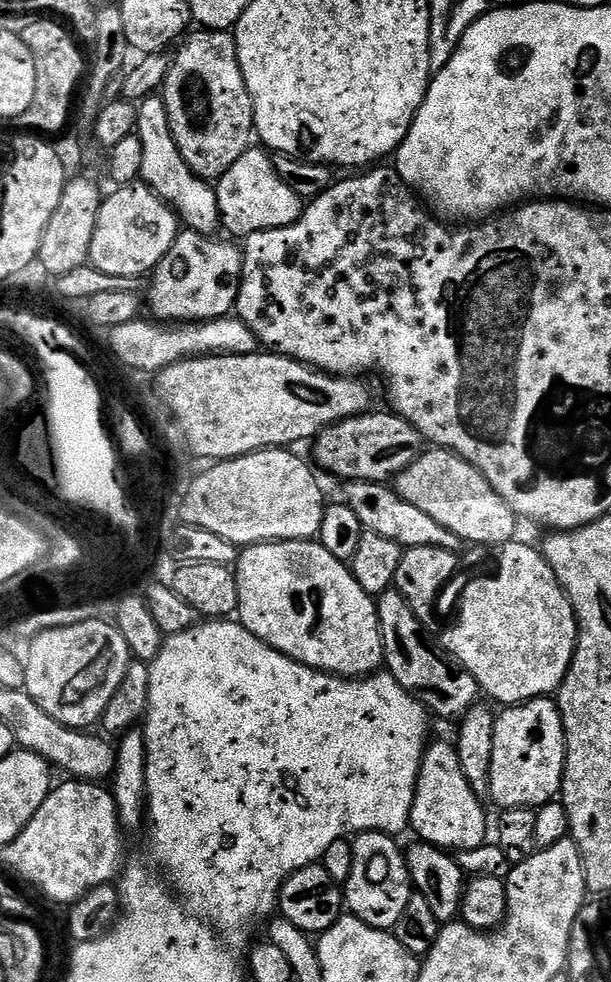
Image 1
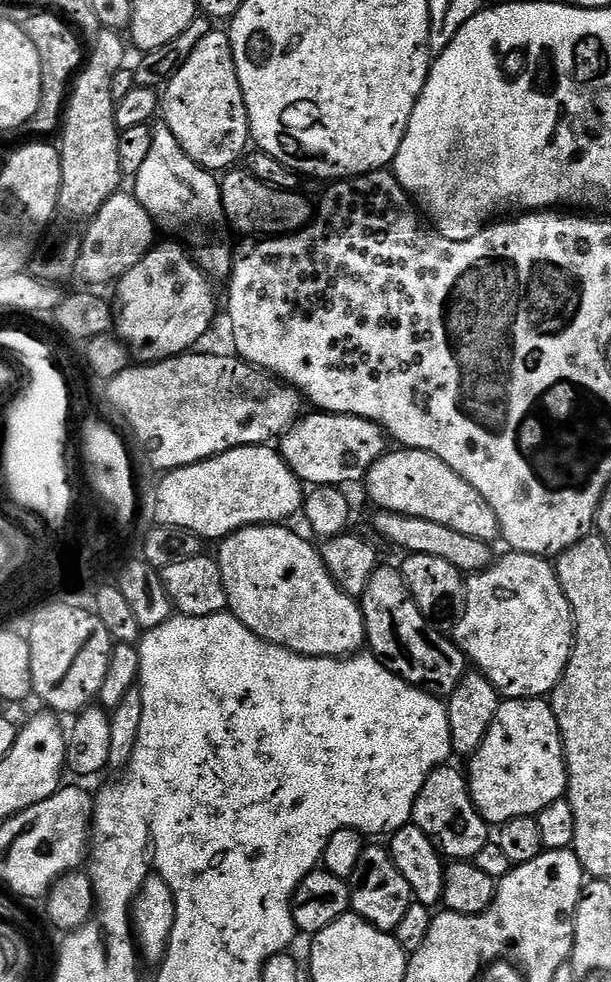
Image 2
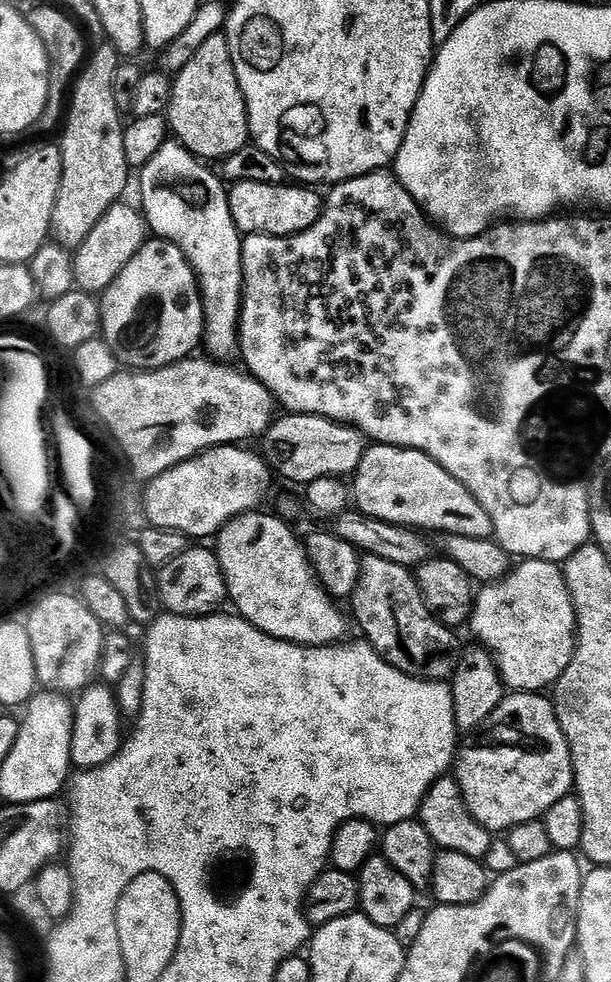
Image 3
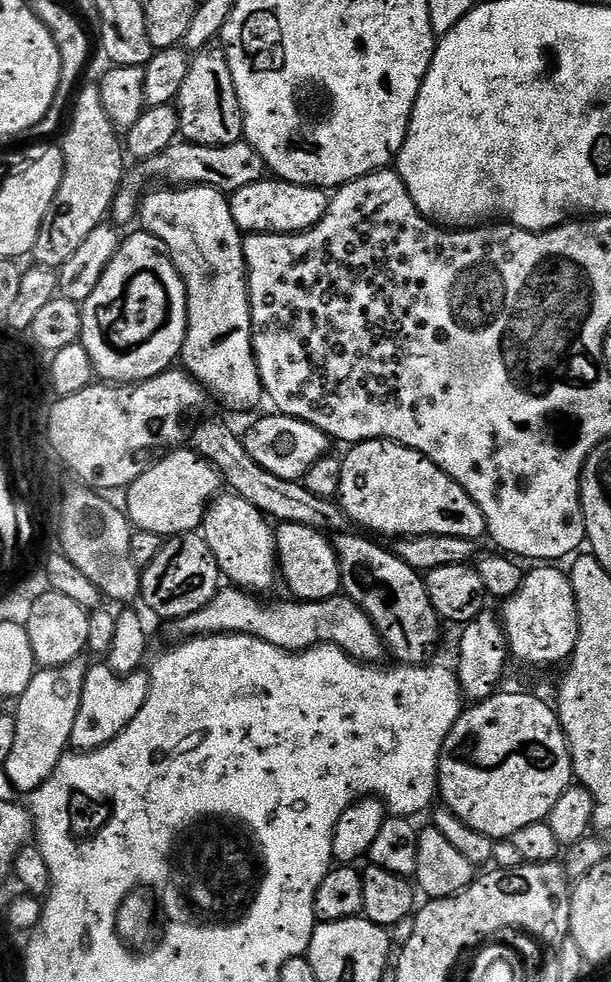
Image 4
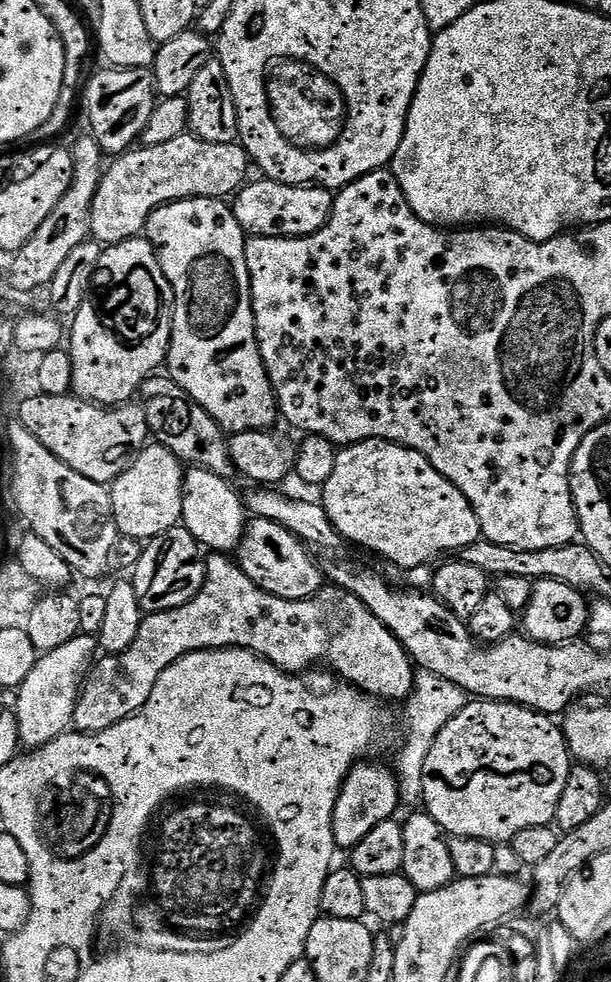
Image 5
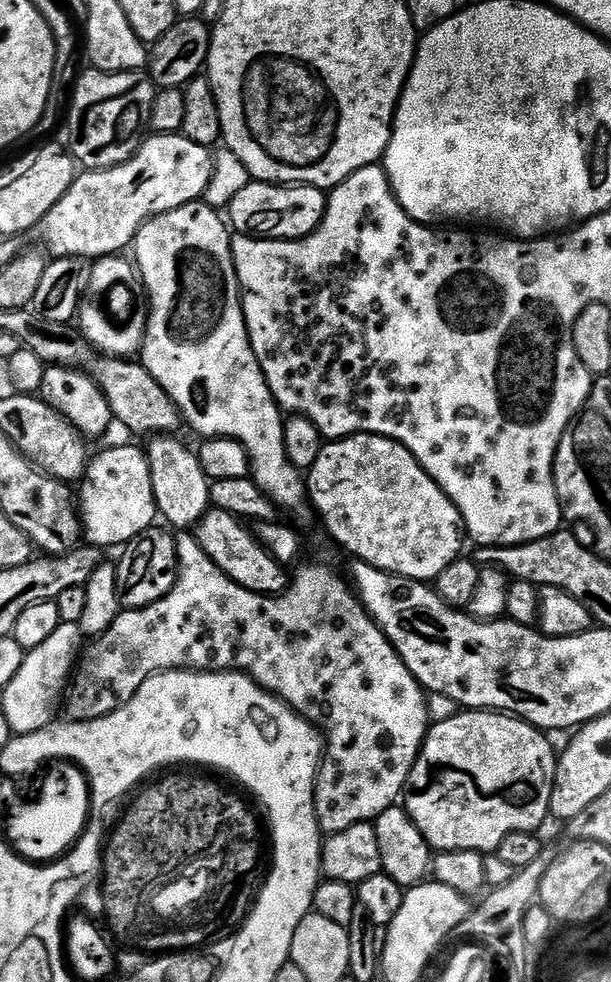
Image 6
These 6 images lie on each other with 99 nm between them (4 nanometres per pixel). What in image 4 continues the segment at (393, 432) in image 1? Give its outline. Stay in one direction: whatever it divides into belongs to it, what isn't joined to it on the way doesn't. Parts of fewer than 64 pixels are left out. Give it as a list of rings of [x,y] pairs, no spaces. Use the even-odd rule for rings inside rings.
[[[271,415],[254,421],[249,426],[248,433],[243,433],[242,439],[246,446],[246,454],[250,454],[250,458],[254,458],[254,462],[258,462],[258,466],[262,466],[262,470],[270,470],[270,474],[278,474],[278,478],[297,482],[303,481],[304,475],[310,470],[310,466],[314,466],[314,462],[318,462],[322,457],[329,455],[330,438],[322,430],[318,430],[318,426],[310,426],[310,422],[302,422],[293,416]]]

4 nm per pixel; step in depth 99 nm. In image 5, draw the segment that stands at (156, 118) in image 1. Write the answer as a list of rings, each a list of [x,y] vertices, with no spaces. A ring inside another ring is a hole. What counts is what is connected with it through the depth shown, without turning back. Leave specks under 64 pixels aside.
[[[197,196],[164,204],[148,215],[146,238],[158,250],[156,257],[174,294],[174,318],[166,361],[173,382],[184,391],[181,393],[187,399],[202,406],[210,418],[217,420],[225,433],[271,429],[275,425],[272,423],[278,420],[278,405],[268,371],[264,368],[260,344],[256,341],[252,283],[244,253],[246,233],[236,221],[231,207],[223,199]]]

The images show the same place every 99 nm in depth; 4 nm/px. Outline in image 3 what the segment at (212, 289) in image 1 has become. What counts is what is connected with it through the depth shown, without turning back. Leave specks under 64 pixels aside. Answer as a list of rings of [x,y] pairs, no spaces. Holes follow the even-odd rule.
[[[145,239],[122,274],[99,297],[100,336],[128,370],[151,370],[193,355],[204,338],[204,303],[188,260],[169,240]]]

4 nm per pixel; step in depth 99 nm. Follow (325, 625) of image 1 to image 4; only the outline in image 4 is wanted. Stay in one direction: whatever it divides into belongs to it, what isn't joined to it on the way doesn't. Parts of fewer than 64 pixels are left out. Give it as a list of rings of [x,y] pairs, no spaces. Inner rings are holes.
[[[217,496],[208,505],[202,535],[218,562],[223,579],[229,585],[253,594],[265,594],[264,592],[270,591],[278,584],[276,534],[273,525],[263,512],[251,506],[250,502],[246,502],[241,496]]]

